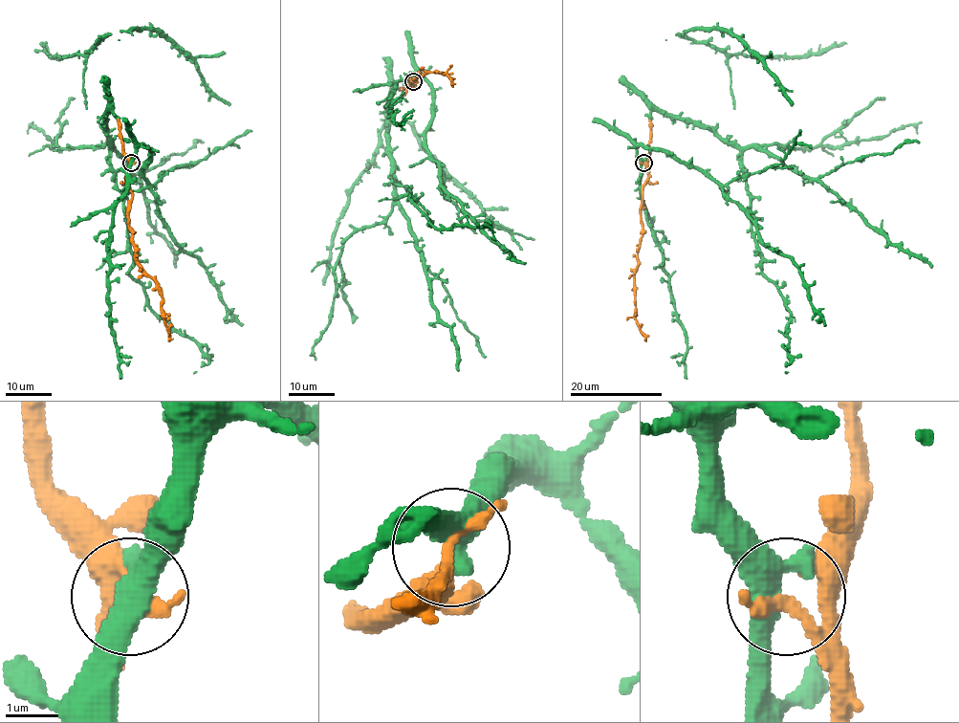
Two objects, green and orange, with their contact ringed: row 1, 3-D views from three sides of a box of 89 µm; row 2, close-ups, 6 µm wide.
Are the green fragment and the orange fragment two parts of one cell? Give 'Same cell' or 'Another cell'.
Same cell

